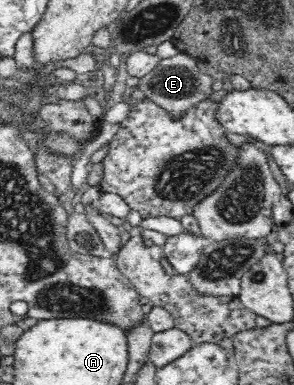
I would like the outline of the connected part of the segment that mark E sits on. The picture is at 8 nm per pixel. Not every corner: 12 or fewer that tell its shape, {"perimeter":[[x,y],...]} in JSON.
{"perimeter":[[189,54],[160,59],[137,88],[178,118],[212,93]]}

